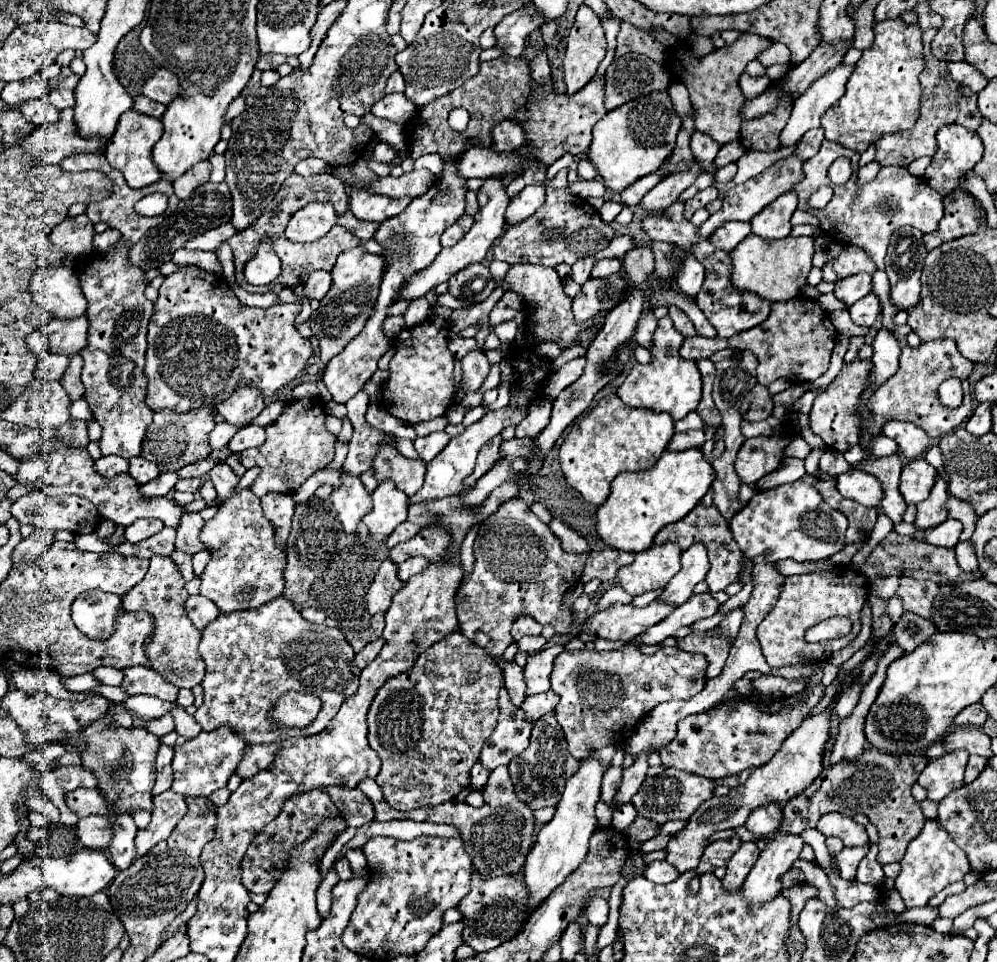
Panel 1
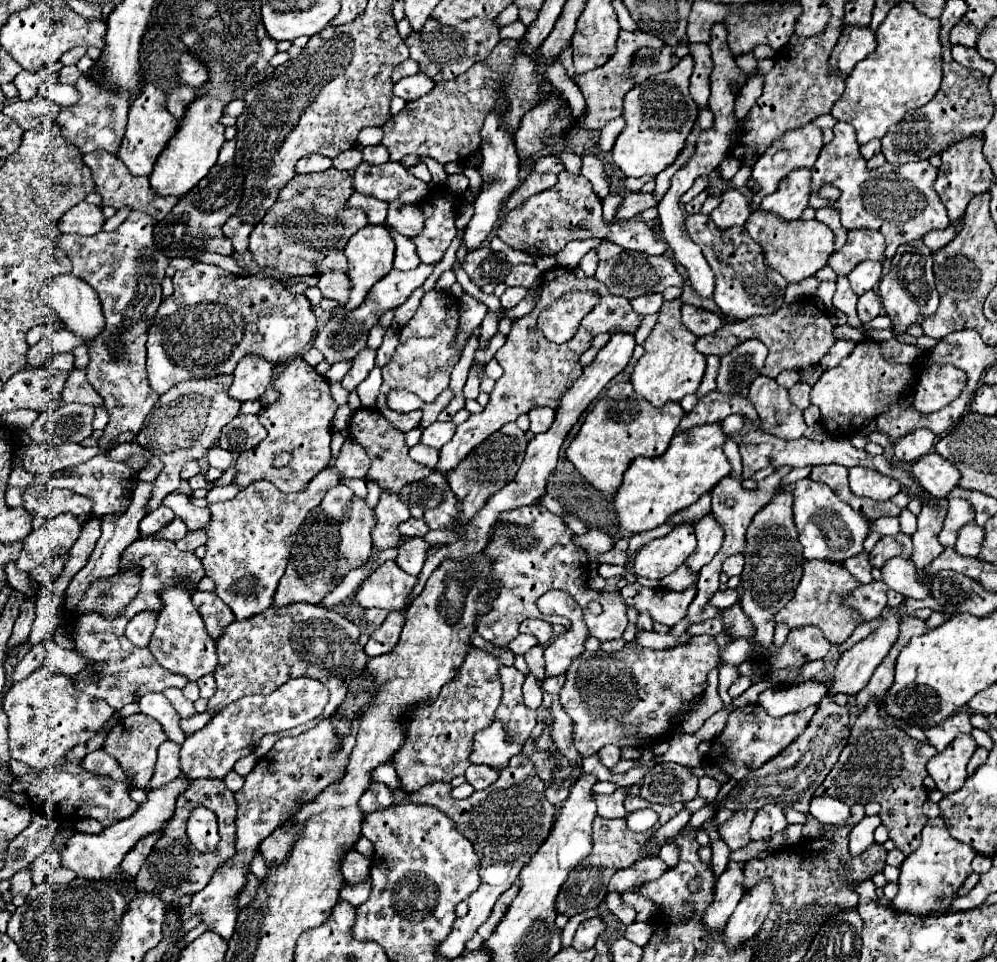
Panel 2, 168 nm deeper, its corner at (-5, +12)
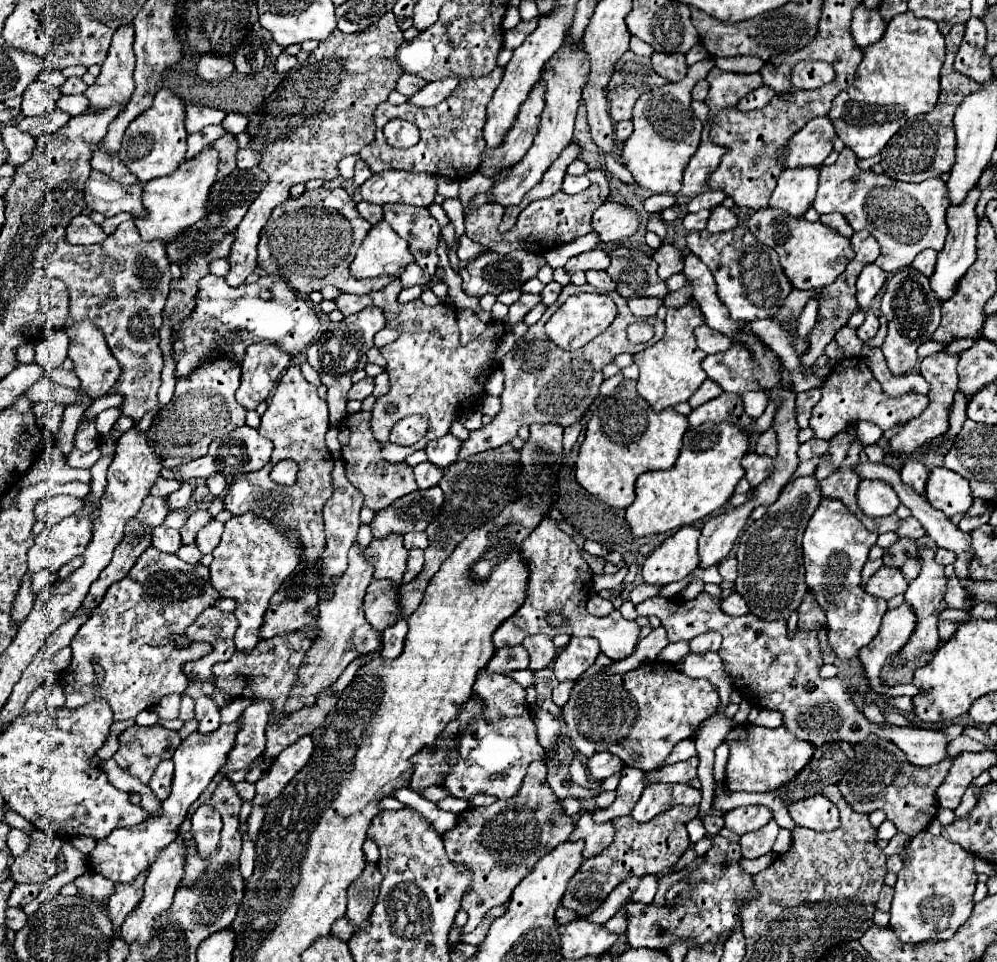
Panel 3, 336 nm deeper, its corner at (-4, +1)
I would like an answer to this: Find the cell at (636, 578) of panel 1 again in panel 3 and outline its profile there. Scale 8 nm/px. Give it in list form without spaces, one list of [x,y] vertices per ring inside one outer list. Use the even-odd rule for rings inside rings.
[[[681,527],[667,537],[643,563],[643,579],[649,585],[667,585],[687,577],[699,567],[697,539],[701,531],[697,527]]]

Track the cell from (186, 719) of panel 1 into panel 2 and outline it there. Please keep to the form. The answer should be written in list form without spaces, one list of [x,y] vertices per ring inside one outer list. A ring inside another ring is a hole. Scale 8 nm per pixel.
[[[170,688],[170,690],[166,690],[166,692],[162,692],[168,700],[170,700],[170,704],[176,708],[176,712],[182,716],[182,718],[190,718],[190,716],[194,716],[196,714],[196,708],[194,708],[194,702],[190,702],[184,694],[182,694],[182,690],[176,690],[176,688]]]

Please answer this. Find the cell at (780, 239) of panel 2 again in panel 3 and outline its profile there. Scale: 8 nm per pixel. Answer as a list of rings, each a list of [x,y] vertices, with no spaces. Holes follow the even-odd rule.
[[[767,207],[755,211],[749,219],[749,229],[753,235],[757,235],[757,239],[761,239],[761,243],[771,245],[777,251],[785,275],[797,289],[821,289],[833,283],[855,257],[851,241],[837,233],[833,227],[827,227],[821,221],[809,223],[803,217],[791,217],[779,209]]]

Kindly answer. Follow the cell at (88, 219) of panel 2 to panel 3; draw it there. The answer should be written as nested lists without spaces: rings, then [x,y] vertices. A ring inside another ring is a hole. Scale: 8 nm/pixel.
[[[77,215],[69,227],[67,227],[67,235],[65,239],[73,245],[93,245],[93,243],[101,243],[107,239],[107,235],[101,231],[101,227],[97,223],[93,223],[87,215]]]

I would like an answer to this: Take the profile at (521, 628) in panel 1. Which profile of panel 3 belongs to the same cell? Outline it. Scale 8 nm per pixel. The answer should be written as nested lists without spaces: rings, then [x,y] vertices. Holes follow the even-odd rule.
[[[531,635],[529,639],[525,639],[523,647],[529,651],[529,669],[531,671],[539,671],[545,667],[553,665],[553,659],[557,657],[557,649],[553,645],[553,641],[545,635]]]

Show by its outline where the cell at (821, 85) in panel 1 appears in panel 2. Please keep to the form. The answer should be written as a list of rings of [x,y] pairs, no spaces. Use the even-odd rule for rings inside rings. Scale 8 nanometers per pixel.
[[[862,28],[862,32],[846,32],[846,40],[838,40],[828,60],[832,74],[838,72],[842,76],[848,76],[862,58],[874,52],[874,48],[876,40],[870,28]]]

